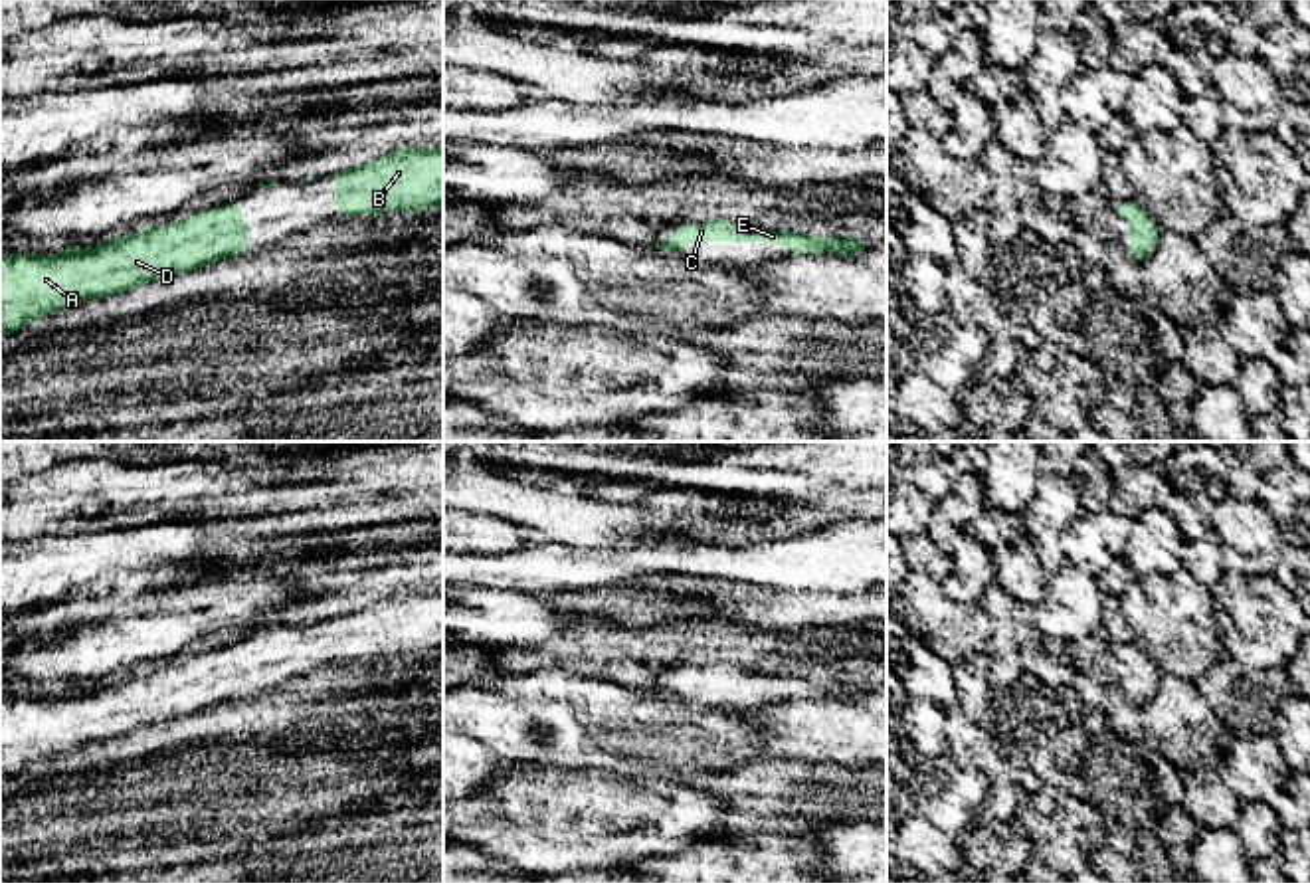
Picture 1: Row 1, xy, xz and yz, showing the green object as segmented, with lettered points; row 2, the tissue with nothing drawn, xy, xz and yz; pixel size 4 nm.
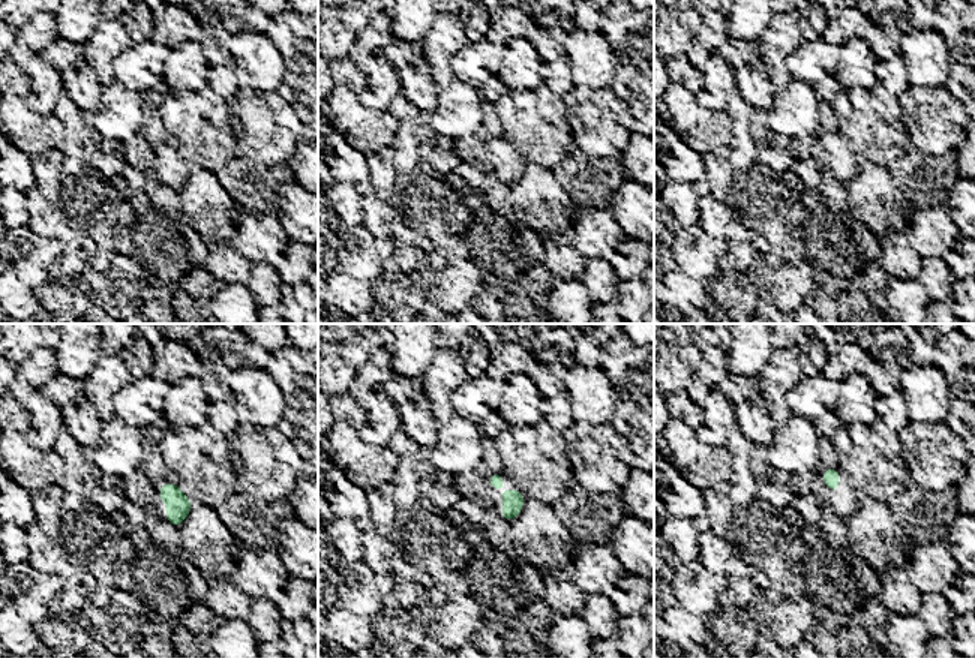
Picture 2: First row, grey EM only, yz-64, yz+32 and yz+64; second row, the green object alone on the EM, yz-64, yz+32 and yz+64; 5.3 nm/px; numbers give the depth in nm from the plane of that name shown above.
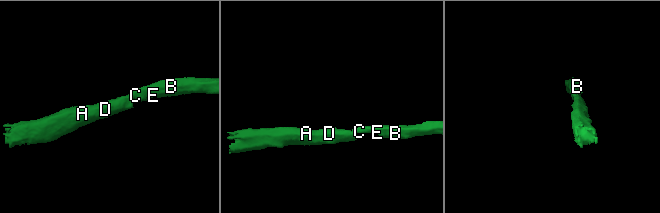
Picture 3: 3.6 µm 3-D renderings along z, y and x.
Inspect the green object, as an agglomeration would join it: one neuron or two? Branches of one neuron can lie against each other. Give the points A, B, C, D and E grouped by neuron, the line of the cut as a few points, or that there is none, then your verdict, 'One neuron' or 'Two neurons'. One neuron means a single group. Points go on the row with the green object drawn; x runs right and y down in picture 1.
Groups: A B C D E. No split. One neuron

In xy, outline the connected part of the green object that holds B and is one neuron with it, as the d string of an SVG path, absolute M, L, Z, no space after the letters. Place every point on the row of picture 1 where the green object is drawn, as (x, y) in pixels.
M443 147L398 148L325 180L336 184L336 212L344 216L433 208L443 204Z

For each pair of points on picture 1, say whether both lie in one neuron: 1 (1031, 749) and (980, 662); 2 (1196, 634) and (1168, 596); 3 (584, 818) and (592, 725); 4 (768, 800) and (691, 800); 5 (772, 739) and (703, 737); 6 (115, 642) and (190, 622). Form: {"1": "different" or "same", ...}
{"1": "same", "2": "same", "3": "different", "4": "different", "5": "different", "6": "same"}

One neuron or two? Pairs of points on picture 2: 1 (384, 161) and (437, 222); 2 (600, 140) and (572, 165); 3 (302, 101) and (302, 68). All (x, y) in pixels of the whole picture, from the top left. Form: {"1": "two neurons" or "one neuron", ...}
{"1": "one neuron", "2": "two neurons", "3": "two neurons"}

